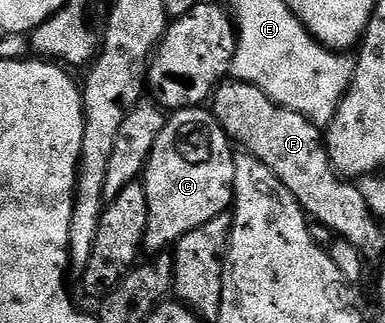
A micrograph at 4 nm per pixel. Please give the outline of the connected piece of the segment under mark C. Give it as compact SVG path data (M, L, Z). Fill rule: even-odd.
M211 109L175 111L162 128L142 175L148 205L143 249L152 256L167 251L186 232L225 213L232 204L235 163L233 143Z

